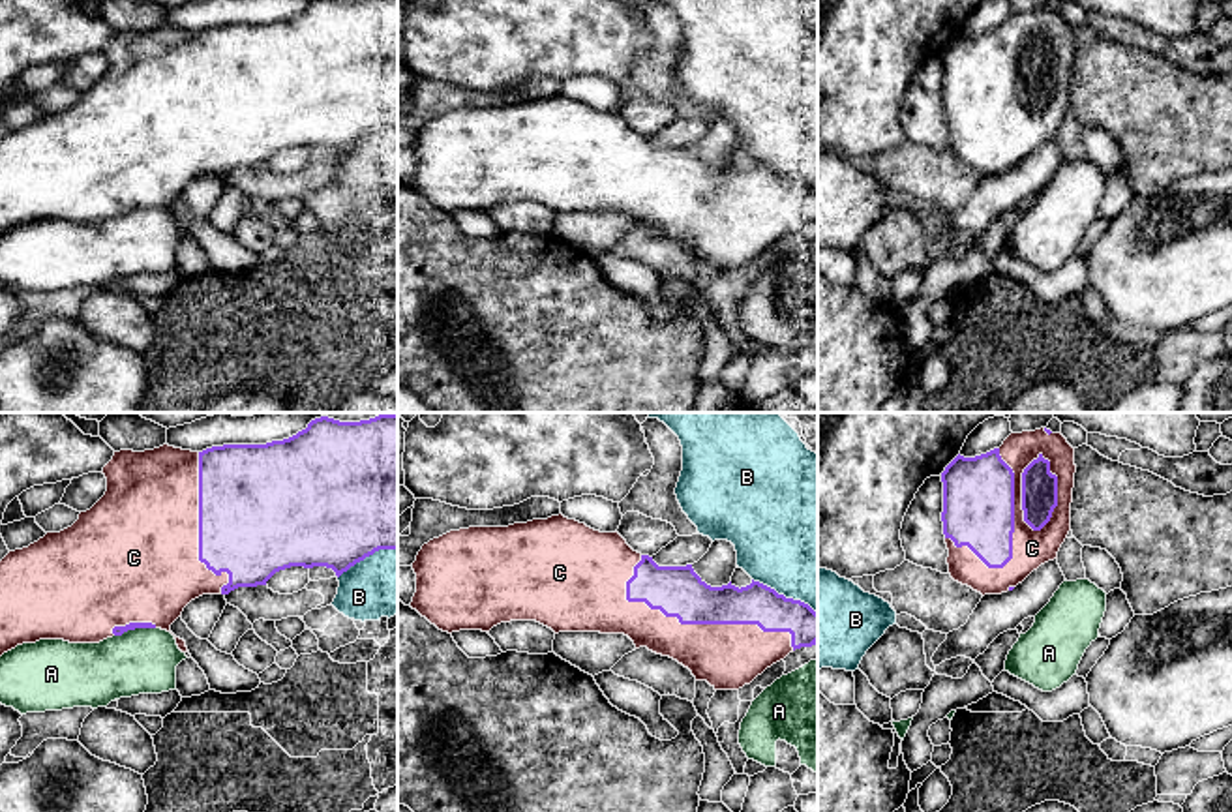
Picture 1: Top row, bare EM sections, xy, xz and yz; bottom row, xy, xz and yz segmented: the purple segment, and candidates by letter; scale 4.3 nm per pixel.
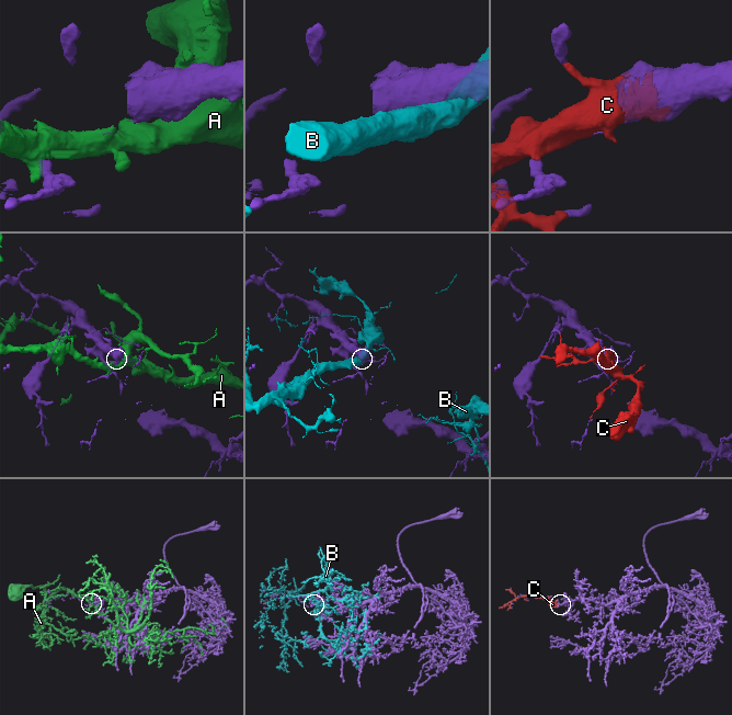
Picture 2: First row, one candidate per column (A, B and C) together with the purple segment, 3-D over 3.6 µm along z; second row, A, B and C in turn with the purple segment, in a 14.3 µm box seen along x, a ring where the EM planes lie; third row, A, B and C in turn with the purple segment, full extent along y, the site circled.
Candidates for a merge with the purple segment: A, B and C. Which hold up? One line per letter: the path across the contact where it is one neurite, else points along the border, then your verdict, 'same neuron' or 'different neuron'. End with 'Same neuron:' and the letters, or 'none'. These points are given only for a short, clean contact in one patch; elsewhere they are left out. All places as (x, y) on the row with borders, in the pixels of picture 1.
A: different neuron
B: different neuron
C: same neuron
Same neuron: C

